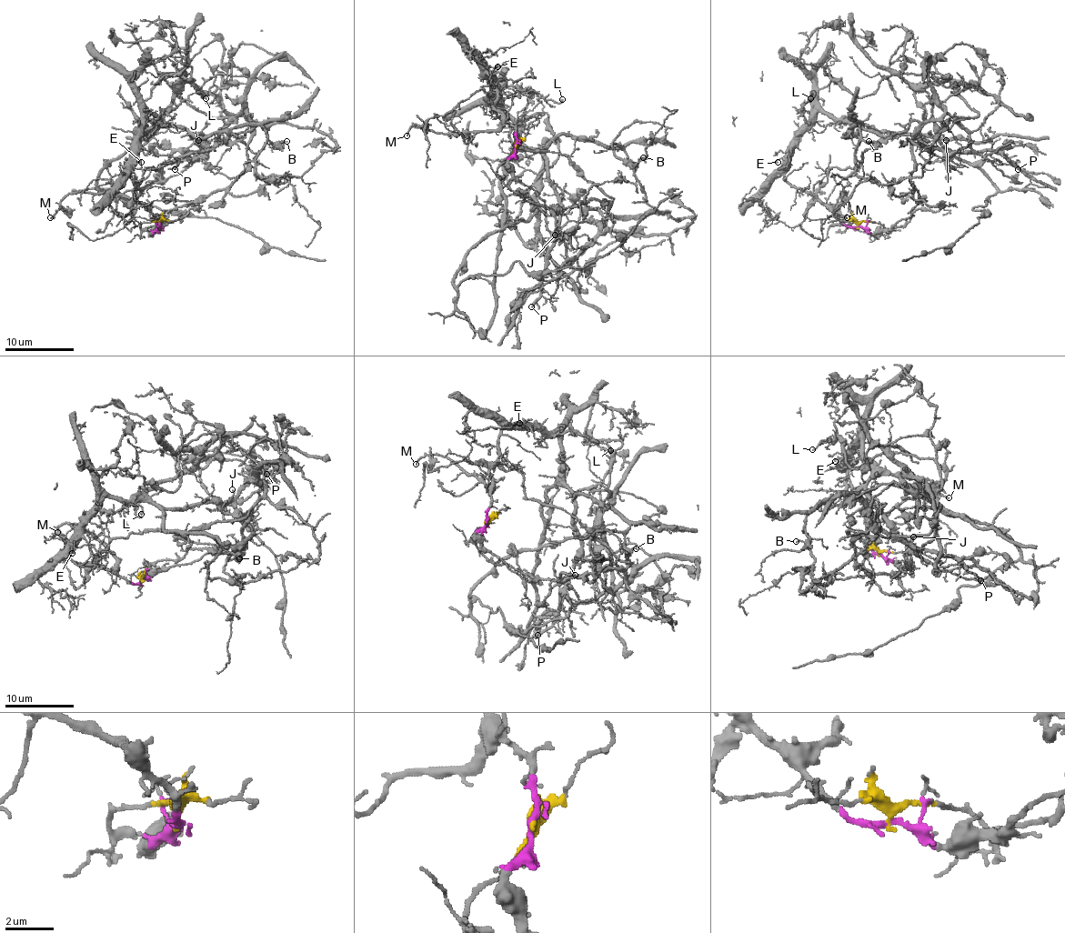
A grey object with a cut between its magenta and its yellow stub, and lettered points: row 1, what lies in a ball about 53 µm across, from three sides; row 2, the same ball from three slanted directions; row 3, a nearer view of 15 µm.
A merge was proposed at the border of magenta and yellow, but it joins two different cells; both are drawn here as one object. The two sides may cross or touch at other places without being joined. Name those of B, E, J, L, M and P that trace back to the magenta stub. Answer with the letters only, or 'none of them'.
B, E, J, L, M, P

